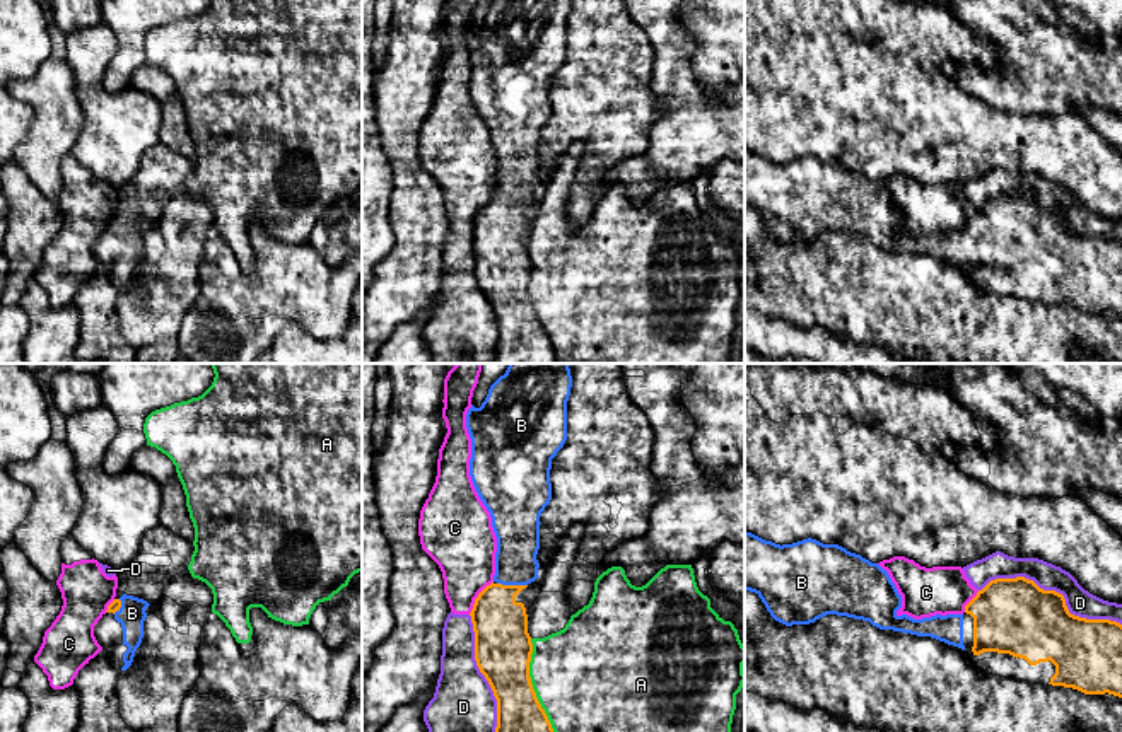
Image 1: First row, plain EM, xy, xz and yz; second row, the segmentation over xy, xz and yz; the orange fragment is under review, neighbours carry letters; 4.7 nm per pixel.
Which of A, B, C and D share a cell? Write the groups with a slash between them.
A / B / C D

